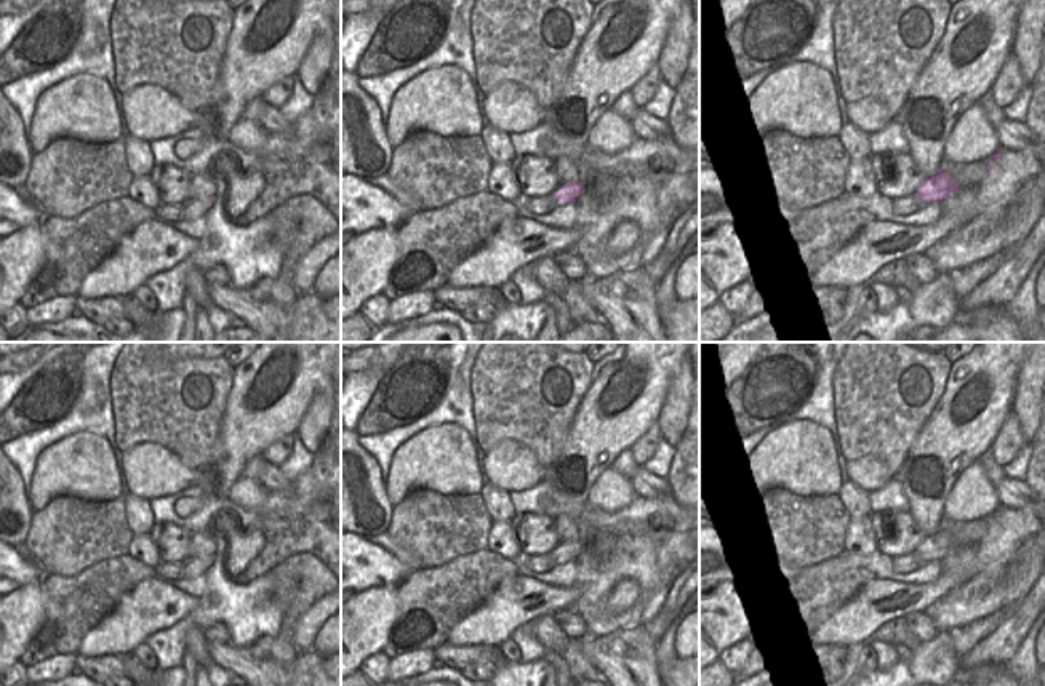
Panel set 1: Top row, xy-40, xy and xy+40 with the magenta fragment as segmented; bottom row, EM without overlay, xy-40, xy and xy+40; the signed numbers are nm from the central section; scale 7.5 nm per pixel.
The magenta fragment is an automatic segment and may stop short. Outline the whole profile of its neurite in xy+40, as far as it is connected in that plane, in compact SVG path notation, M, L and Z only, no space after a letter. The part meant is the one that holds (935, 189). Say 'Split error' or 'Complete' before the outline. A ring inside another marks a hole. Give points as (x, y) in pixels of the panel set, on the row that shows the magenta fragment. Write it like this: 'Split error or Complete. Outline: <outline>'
Split error. Outline: M938 171L933 177L923 181L917 190L907 197L893 200L893 211L896 214L912 214L923 208L927 203L943 201L960 185L947 171Z

